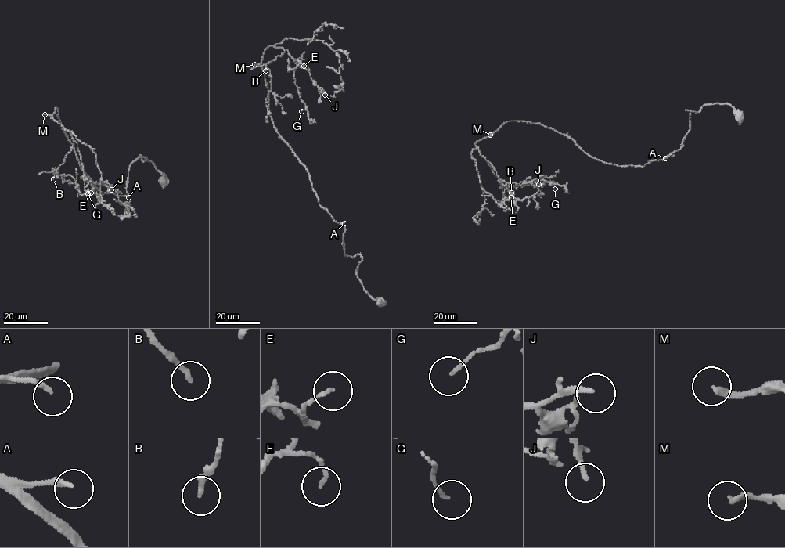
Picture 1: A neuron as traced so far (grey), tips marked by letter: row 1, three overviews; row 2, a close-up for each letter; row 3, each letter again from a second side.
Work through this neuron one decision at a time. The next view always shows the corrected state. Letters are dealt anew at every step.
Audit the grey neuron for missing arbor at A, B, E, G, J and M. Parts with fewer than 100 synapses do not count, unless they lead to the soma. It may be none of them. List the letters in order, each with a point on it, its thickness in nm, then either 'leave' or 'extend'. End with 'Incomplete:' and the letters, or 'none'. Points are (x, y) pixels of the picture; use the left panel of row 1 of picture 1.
A: (128, 197) | 160 nm | leave
B: (53, 179) | 180 nm | leave
E: (91, 192) | 130 nm | leave
G: (88, 193) | 120 nm | leave
J: (111, 189) | 170 nm | leave
M: (45, 114) | 200 nm | extend
Incomplete: M

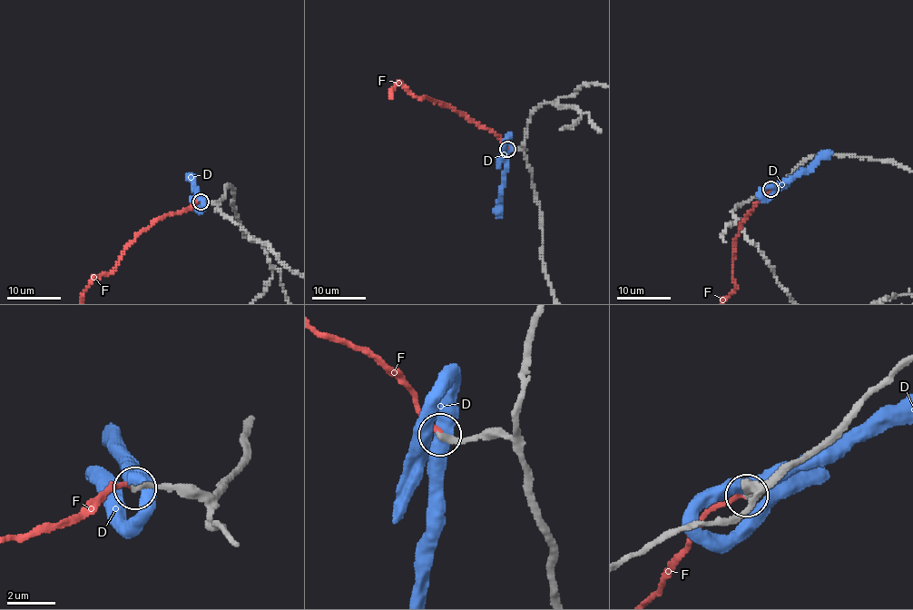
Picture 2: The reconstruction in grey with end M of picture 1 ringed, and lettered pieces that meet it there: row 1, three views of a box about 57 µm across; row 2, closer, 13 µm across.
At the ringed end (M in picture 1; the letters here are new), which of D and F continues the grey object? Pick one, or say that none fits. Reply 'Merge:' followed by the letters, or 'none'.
Merge: F

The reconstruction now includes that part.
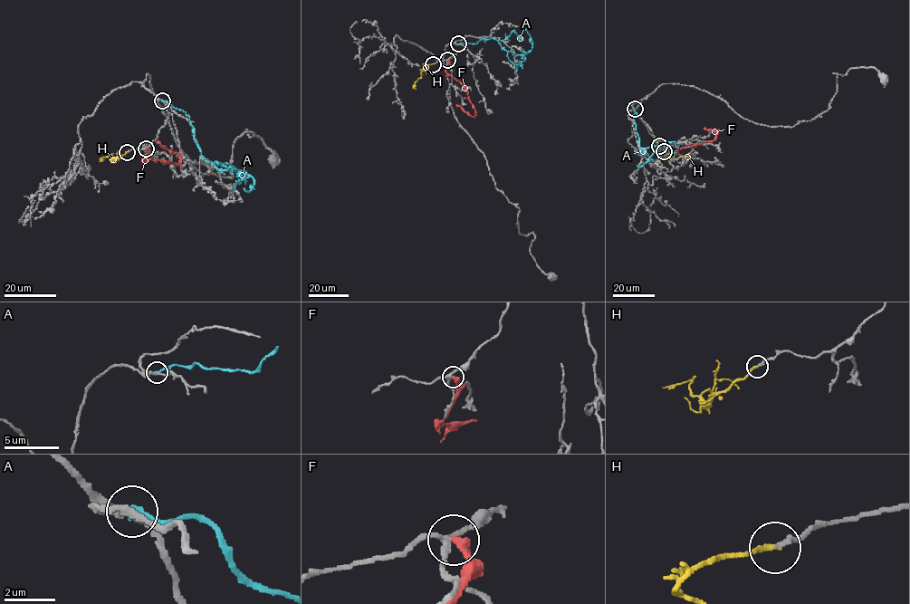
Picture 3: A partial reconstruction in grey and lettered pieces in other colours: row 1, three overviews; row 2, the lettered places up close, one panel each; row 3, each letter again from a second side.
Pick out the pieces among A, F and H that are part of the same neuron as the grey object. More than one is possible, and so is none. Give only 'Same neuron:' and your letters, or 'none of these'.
Same neuron: H

